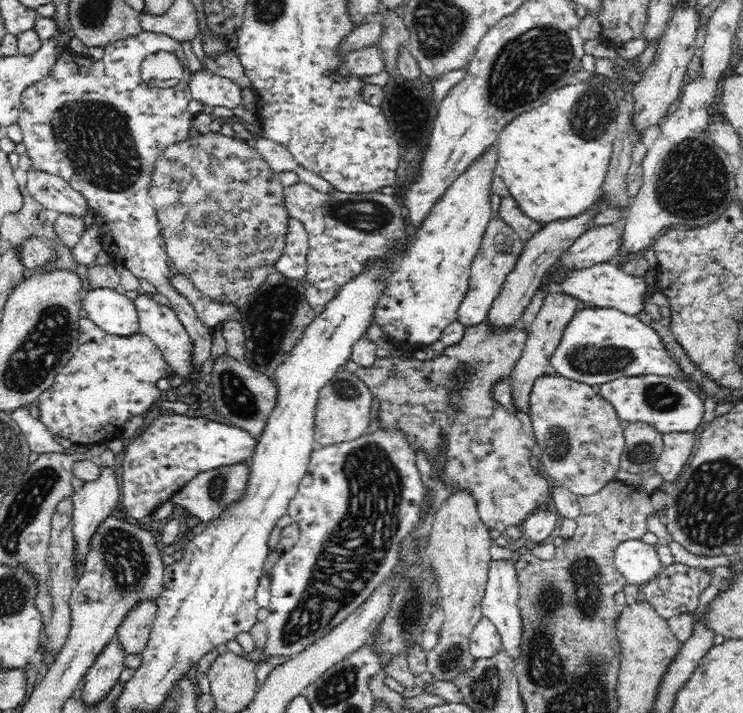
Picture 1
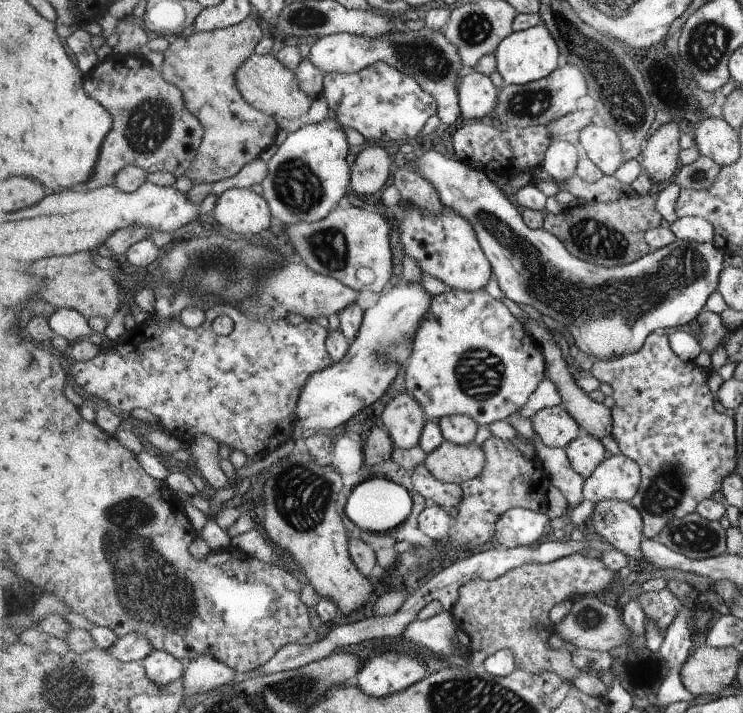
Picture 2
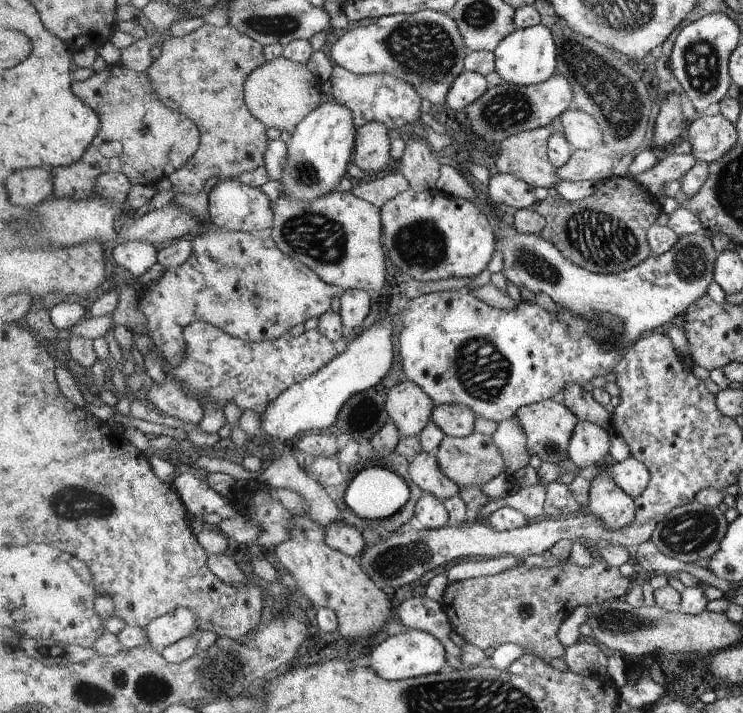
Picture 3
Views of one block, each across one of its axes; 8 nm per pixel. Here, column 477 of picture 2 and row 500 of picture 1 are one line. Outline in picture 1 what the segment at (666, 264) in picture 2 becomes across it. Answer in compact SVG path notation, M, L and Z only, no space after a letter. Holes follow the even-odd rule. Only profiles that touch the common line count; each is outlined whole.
M248 462L230 464L230 466L222 466L206 472L199 472L190 482L187 482L178 492L171 496L171 501L173 504L180 504L192 516L197 516L204 522L210 521L221 515L230 503L242 496L248 475Z

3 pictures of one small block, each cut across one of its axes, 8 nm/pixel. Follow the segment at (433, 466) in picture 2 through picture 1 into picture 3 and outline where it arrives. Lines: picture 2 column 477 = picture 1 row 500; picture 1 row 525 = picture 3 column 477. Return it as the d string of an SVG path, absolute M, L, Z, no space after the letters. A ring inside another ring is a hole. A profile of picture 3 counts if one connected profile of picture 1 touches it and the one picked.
M475 431L465 437L445 435L435 457L442 474L447 476L452 482L455 482L459 487L482 487L501 473L506 472L507 468L505 454L501 447L494 442L494 438Z

